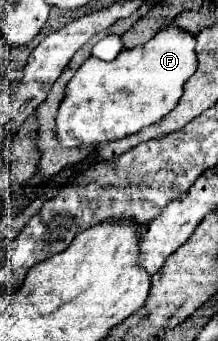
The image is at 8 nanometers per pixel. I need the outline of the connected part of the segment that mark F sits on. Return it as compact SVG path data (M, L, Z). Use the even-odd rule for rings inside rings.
M165 27L145 45L123 49L113 61L89 57L67 83L65 99L57 111L55 135L63 147L79 143L95 145L123 139L157 123L175 109L185 81L195 73L195 35L179 27Z

